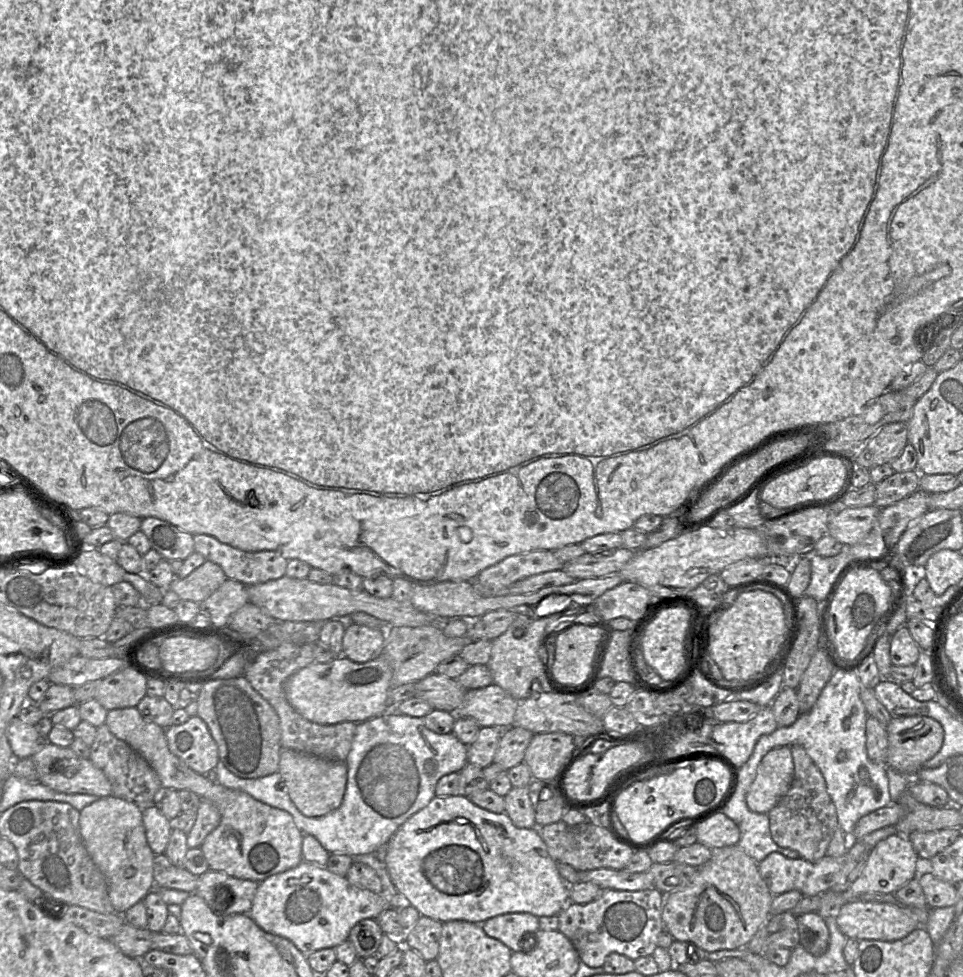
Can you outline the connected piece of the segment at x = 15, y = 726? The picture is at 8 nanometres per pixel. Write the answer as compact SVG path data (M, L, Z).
M18 716L10 722L7 738L15 760L32 757L46 741L40 736L35 726L24 723Z

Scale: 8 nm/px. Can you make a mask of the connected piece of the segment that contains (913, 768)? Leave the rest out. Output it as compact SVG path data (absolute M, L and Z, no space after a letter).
M926 716L892 718L887 728L888 751L886 766L902 773L916 773L942 747L944 730L939 722Z

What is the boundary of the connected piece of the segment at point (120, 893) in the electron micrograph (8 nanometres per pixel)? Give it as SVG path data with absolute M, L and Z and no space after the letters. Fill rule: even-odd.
M107 796L100 797L80 812L79 826L83 844L105 876L109 899L116 911L124 917L125 911L142 901L155 888L152 852L142 818L142 808L133 802Z

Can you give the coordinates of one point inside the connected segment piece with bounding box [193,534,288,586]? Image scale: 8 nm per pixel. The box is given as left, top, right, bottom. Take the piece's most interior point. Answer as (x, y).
(247, 567)

